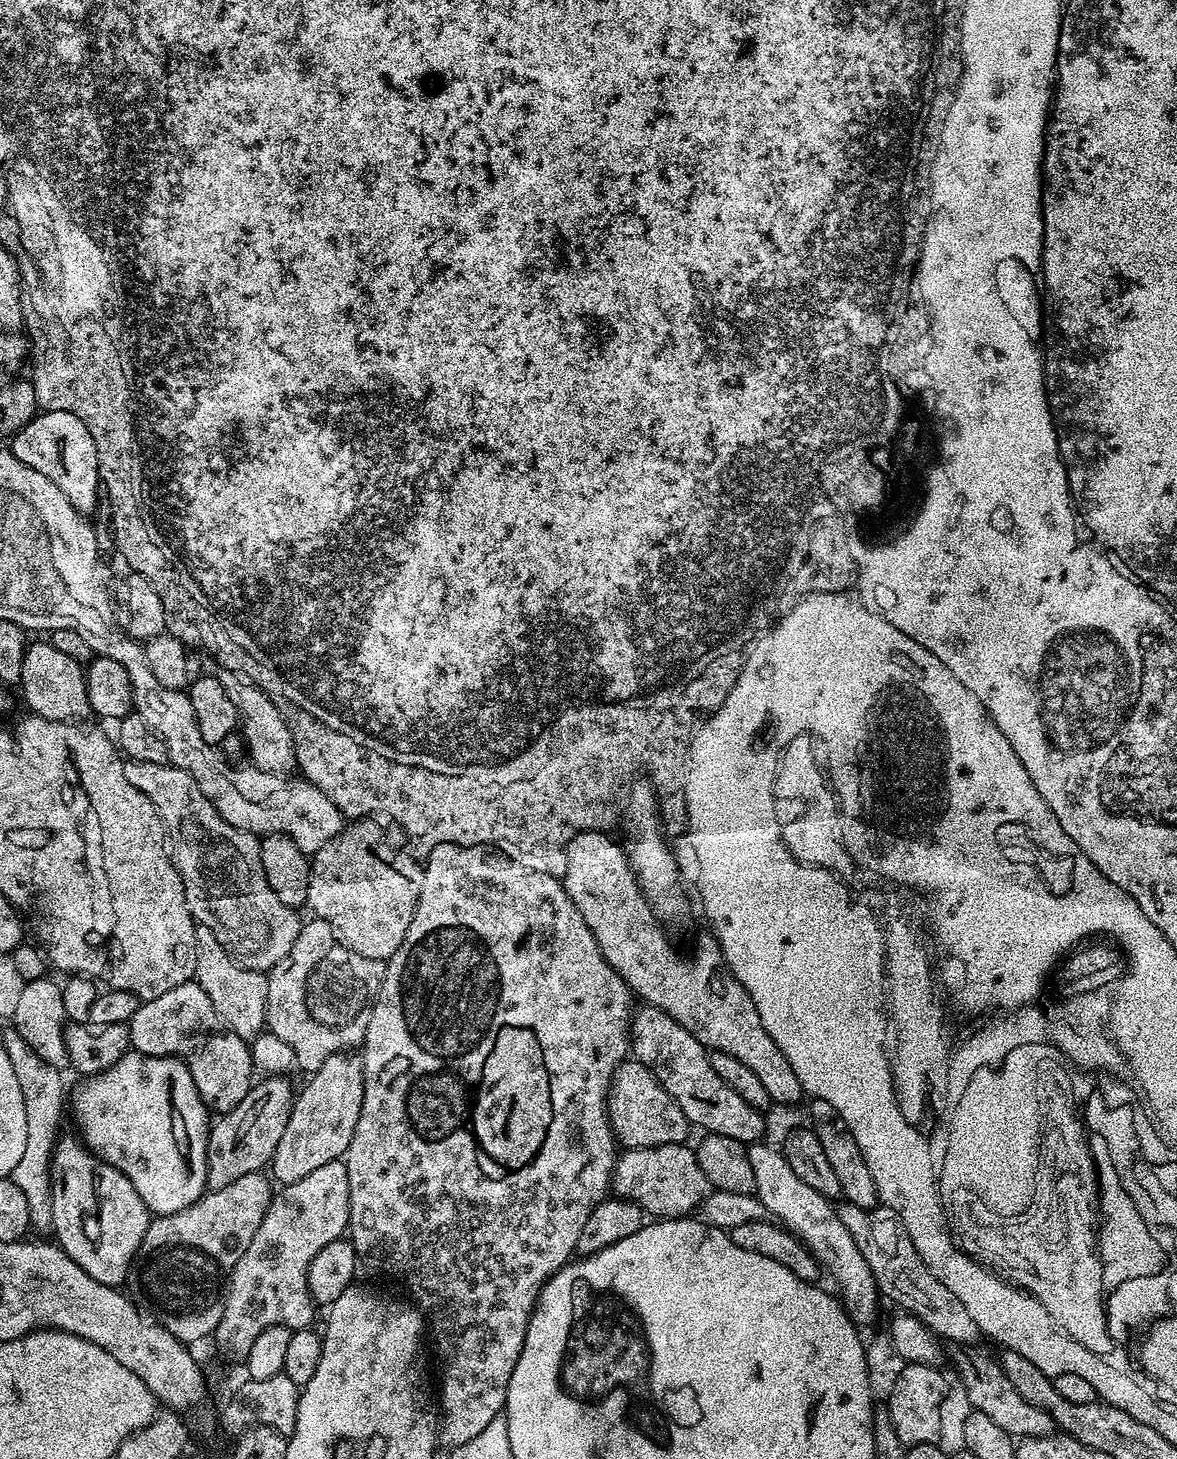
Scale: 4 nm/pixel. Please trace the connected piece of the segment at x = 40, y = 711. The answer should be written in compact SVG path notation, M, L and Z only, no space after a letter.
M50 642L44 644L29 643L24 649L24 661L20 671L18 691L28 703L27 711L34 716L41 716L50 722L84 722L89 719L92 707L86 694L85 665L79 660L54 650Z

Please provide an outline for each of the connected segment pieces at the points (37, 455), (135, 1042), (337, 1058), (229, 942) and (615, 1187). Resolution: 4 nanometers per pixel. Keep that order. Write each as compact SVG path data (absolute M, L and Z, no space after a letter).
M66 410L41 411L11 437L10 451L26 462L26 466L38 470L38 474L46 474L46 478L70 498L74 510L85 514L92 514L95 510L96 495L102 492L98 446L94 446L94 438L82 418Z
M200 984L174 986L174 990L158 994L158 998L143 1001L127 1025L128 1039L135 1051L151 1056L177 1056L187 1066L209 1110L229 1112L252 1089L254 1065L249 1041L228 1030Z
M346 1051L326 1058L326 1062L307 1077L308 1085L301 1092L299 1089L293 1099L290 1122L286 1122L286 1131L270 1165L271 1175L277 1181L280 1179L281 1185L306 1178L306 1174L318 1170L318 1166L339 1160L347 1152L350 1138L354 1138L354 1126L358 1126L358 1114L362 1114L364 1093L364 1062L359 1055L352 1055L356 1054Z
M131 761L130 775L132 784L150 798L158 818L164 824L167 839L170 841L170 855L180 876L184 879L186 906L197 924L206 926L218 938L218 942L244 968L267 973L275 964L282 962L286 954L290 954L290 946L294 946L294 938L298 938L302 927L301 913L295 908L286 906L286 902L278 902L278 894L270 890L270 882L266 882L266 870L262 870L260 857L260 841L254 832L238 830L214 810L210 798L198 790L198 782L186 774L186 770L178 770L173 764L158 762Z
M687 1143L663 1144L653 1148L629 1148L616 1157L611 1191L621 1200L633 1200L652 1218L684 1218L695 1213L710 1194L706 1174Z

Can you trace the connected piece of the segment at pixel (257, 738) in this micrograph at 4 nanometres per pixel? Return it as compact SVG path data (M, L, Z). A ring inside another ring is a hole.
M220 666L214 675L222 686L226 686L226 694L230 694L230 702L234 702L238 713L238 724L244 728L244 744L248 747L248 756L253 765L263 772L288 774L296 768L296 746L292 742L290 726L284 715L278 710L276 703L260 688L259 683L247 684L245 677L239 672Z

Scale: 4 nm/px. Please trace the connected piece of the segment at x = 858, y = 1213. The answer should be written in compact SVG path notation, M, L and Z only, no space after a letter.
M844 1202L838 1211L842 1226L850 1230L850 1238L854 1238L858 1250L862 1250L862 1258L866 1258L866 1266L870 1266L876 1287L885 1301L893 1300L900 1307L897 1309L917 1316L941 1341L953 1340L951 1343L956 1346L972 1346L976 1339L981 1339L980 1327L970 1318L966 1306L930 1274L929 1265L920 1261L918 1250L914 1250L914 1240L894 1210L883 1206L863 1208Z

